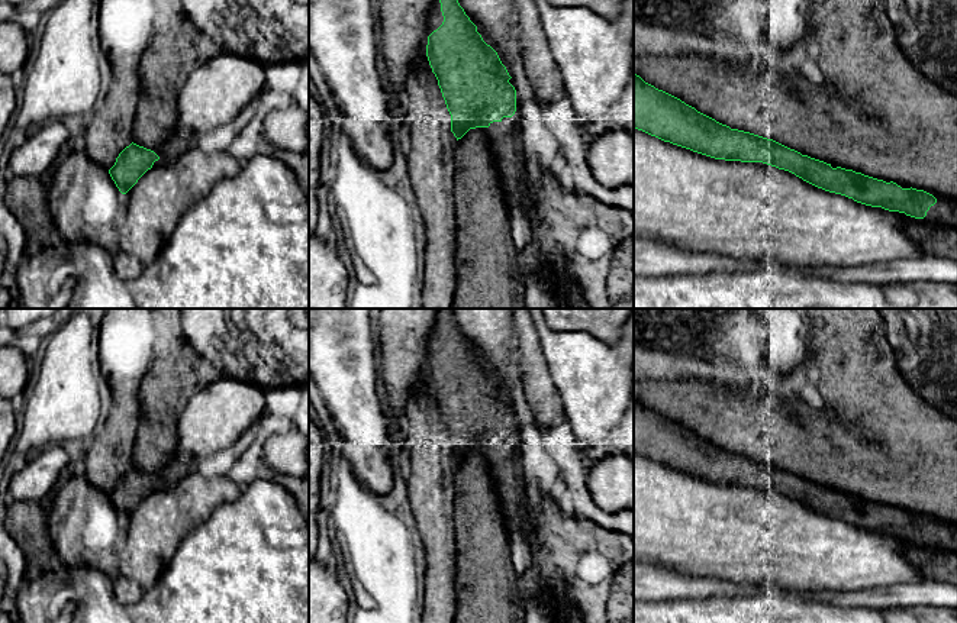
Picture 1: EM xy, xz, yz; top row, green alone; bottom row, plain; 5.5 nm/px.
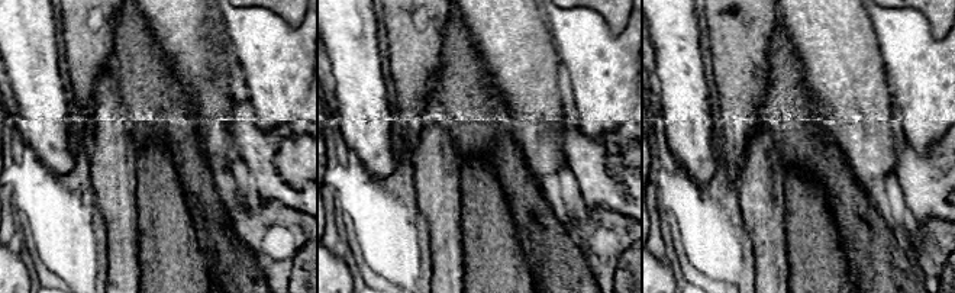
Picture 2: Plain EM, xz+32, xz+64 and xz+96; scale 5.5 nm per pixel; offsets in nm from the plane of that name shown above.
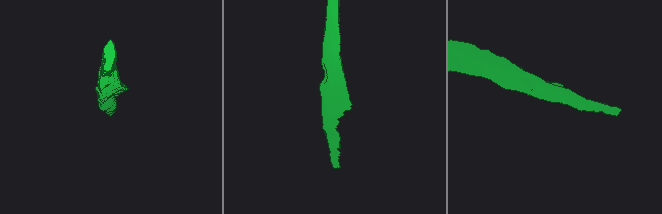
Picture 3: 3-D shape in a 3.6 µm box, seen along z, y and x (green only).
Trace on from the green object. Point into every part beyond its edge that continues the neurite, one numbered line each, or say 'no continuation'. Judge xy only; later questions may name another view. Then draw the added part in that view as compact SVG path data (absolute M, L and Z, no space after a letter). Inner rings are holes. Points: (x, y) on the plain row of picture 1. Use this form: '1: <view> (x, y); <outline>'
1: xy (176, 470); M177 458L168 462L158 474L157 480L161 485L173 487L177 484L186 474L190 472L193 465L187 459Z

